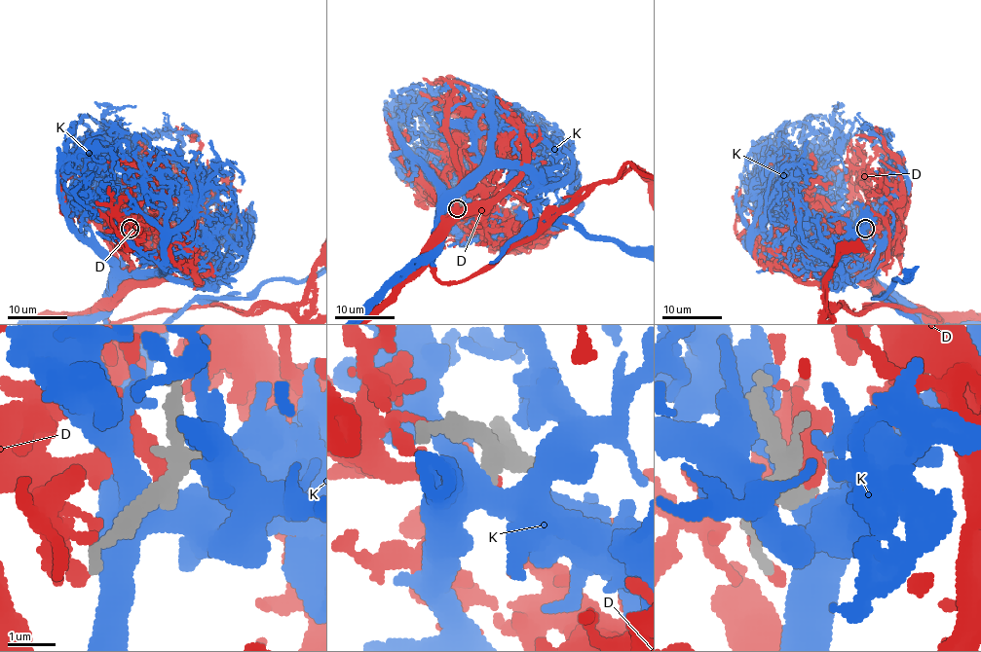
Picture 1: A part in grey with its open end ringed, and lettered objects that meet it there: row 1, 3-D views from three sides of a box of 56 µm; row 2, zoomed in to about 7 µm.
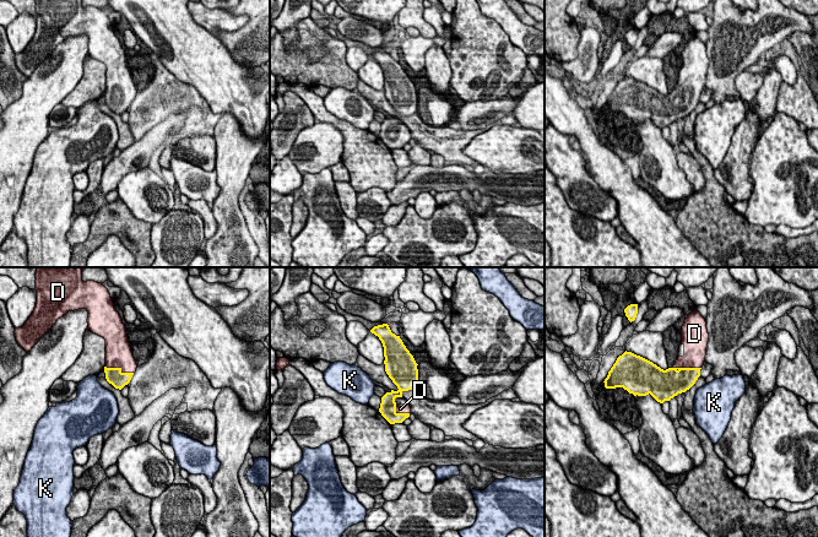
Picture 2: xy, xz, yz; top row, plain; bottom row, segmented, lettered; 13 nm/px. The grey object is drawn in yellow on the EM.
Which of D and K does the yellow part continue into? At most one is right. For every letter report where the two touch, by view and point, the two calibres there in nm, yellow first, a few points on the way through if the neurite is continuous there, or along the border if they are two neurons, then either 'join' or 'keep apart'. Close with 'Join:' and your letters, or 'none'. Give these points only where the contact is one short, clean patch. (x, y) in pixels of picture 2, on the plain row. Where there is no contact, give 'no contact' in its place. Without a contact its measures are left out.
D: xy (119, 93) | 220/360 nm | join
K: no contact | keep apart
Join: D

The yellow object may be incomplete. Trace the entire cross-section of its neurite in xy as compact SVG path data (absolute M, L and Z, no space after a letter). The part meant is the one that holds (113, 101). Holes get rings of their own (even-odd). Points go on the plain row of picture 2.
M36 0L37 27L29 44L22 53L15 53L17 69L29 77L38 65L47 59L58 44L67 37L86 34L88 55L105 65L105 104L115 114L128 110L136 97L137 90L126 61L126 53L117 37L108 15L94 6L82 6L82 0Z

